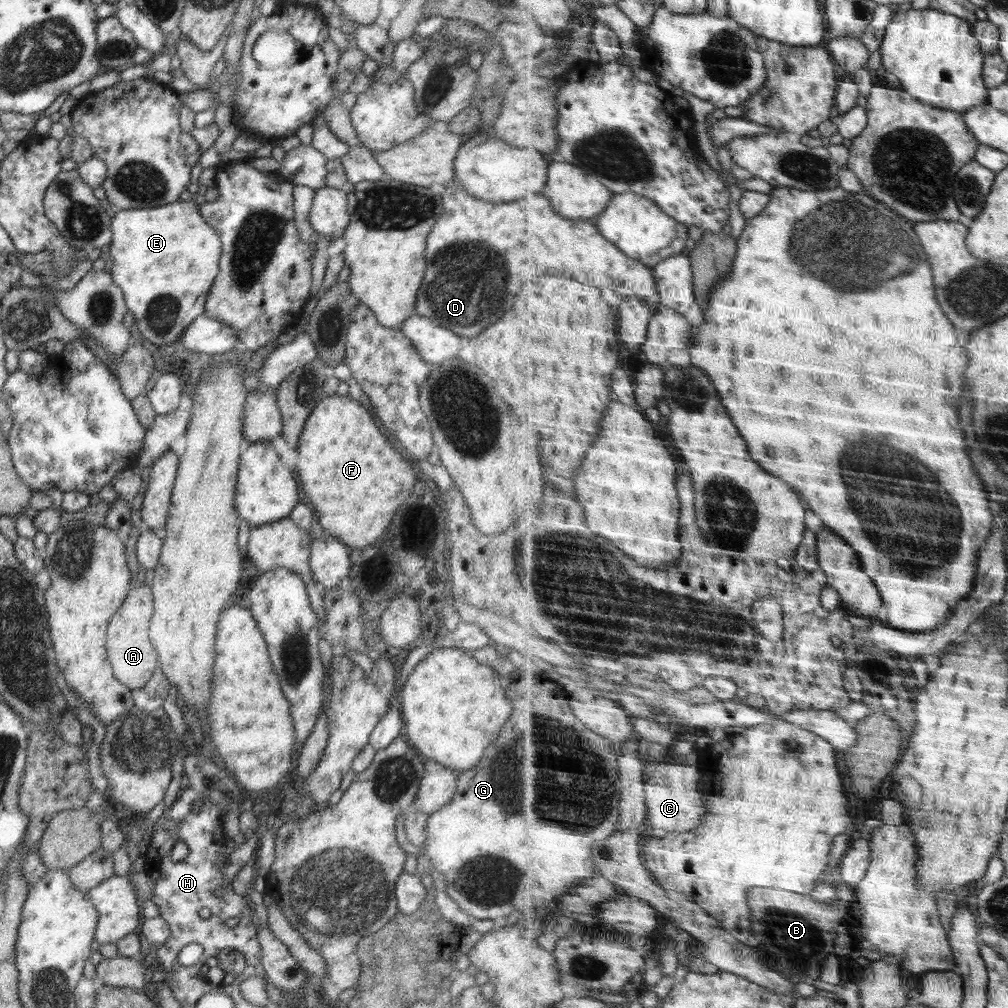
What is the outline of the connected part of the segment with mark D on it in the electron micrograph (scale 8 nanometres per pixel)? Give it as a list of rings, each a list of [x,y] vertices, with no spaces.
[[[455,180],[456,185],[446,188],[441,194],[444,212],[438,224],[432,226],[426,239],[426,270],[417,294],[415,313],[442,324],[444,328],[459,336],[478,336],[486,326],[494,324],[510,310],[522,280],[528,276],[546,276],[558,272],[558,276],[572,276],[584,284],[594,284],[598,288],[612,288],[616,294],[627,298],[642,297],[659,313],[661,293],[653,269],[640,260],[628,256],[617,244],[608,240],[594,220],[569,219],[554,209],[553,200],[544,194],[520,198],[508,204],[484,202],[472,196]]]

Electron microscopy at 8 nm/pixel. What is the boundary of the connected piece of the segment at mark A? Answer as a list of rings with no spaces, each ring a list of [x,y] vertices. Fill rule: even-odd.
[[[145,582],[131,590],[108,624],[107,657],[114,676],[128,689],[142,689],[159,666],[158,655],[150,642],[149,625],[153,616],[154,596]]]

